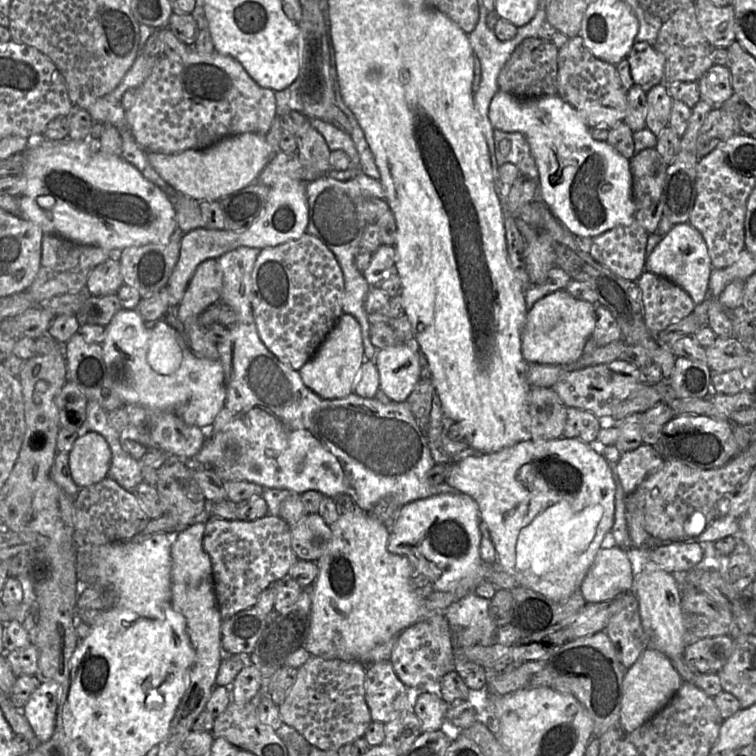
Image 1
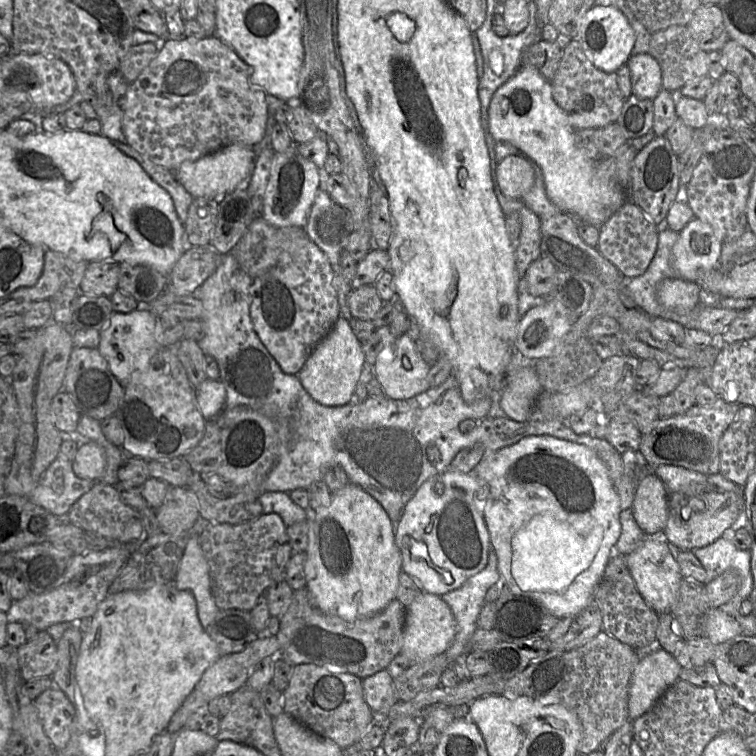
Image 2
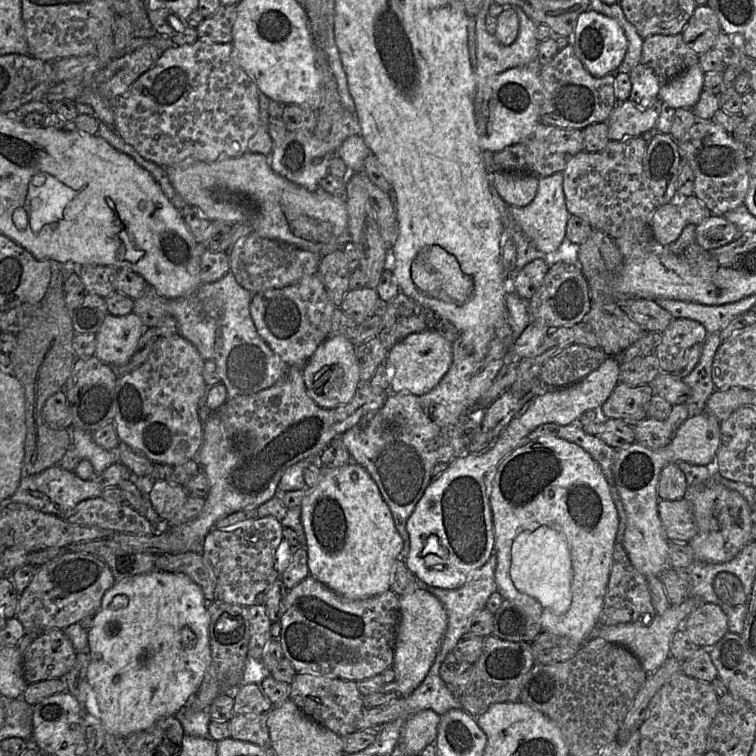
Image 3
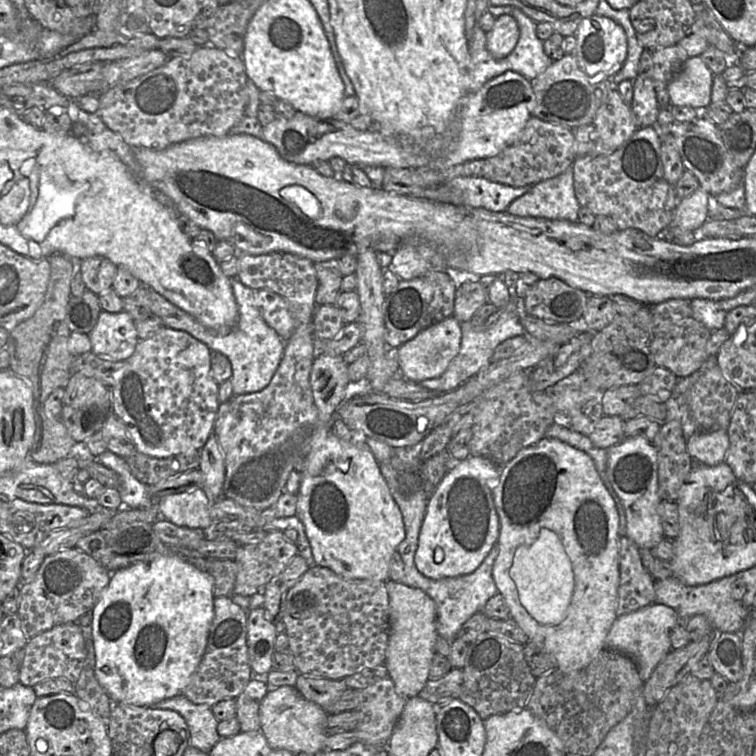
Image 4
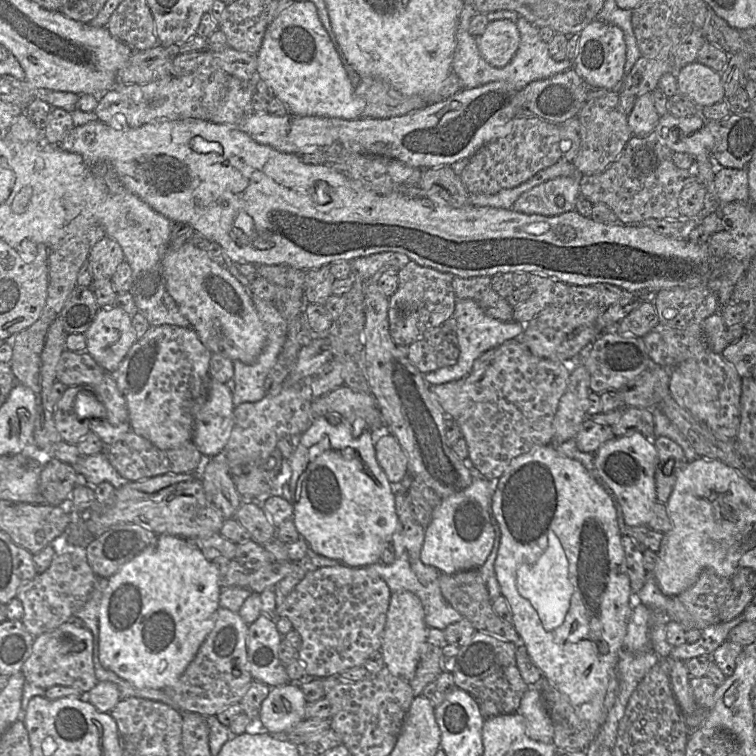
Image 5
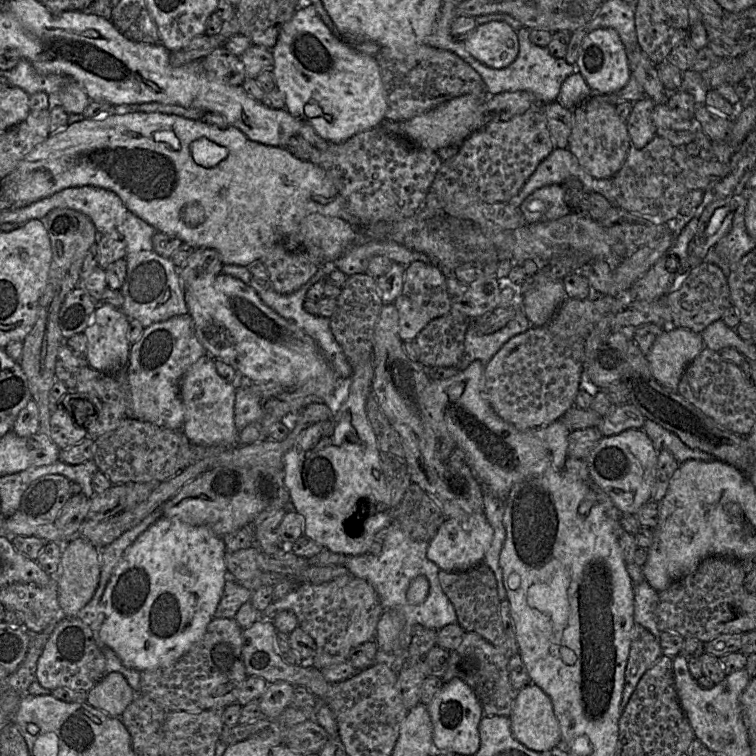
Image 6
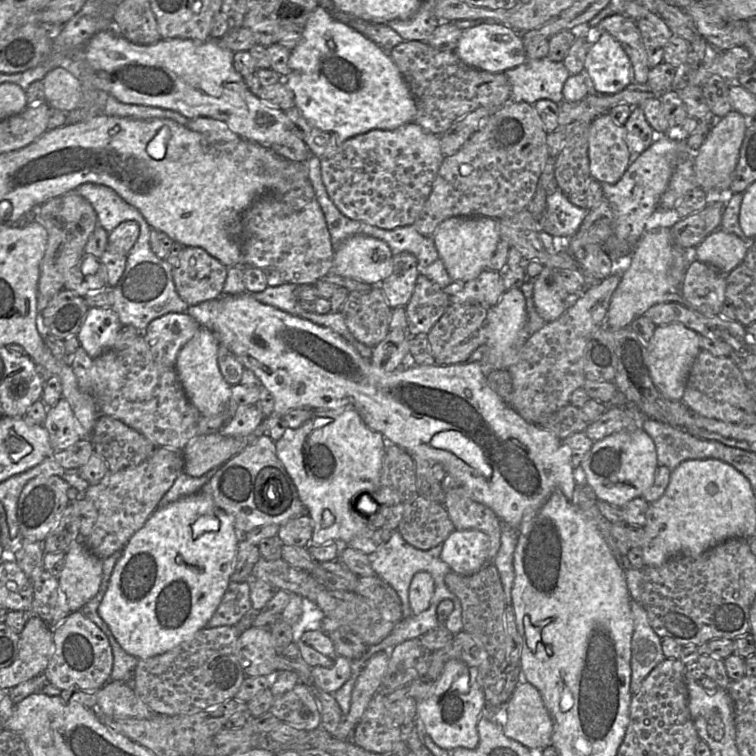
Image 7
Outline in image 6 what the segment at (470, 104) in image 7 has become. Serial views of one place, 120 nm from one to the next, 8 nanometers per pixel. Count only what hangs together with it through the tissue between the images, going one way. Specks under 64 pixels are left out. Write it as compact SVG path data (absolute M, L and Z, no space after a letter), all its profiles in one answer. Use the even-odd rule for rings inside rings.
M428 45L418 46L412 52L381 48L375 58L386 92L386 121L401 122L412 119L463 95L487 97L487 88L481 76L453 52Z

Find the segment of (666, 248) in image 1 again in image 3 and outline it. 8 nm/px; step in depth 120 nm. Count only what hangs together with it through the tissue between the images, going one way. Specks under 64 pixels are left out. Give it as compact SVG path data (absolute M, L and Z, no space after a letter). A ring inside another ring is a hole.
M712 215L695 229L695 242L704 249L724 246L740 236L737 226L725 216Z

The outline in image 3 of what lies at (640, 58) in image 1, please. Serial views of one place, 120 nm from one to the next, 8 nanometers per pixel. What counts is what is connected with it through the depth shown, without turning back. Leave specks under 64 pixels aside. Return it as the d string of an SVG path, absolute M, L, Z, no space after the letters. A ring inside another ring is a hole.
M641 62L630 73L632 89L630 100L641 109L647 109L659 96L661 84L654 71Z

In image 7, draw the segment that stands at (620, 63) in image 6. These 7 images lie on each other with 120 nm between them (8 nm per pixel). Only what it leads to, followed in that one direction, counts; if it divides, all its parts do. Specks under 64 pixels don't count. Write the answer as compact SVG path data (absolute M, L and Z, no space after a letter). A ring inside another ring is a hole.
M608 32L599 34L590 46L583 74L591 78L593 90L598 94L616 94L634 82L628 54Z

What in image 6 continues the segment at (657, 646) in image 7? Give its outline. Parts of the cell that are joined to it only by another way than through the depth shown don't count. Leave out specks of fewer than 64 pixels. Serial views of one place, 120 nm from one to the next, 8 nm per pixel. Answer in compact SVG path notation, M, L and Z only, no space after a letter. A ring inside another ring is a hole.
M635 623L631 630L631 643L625 668L621 710L629 702L641 677L662 655L659 639L643 626Z

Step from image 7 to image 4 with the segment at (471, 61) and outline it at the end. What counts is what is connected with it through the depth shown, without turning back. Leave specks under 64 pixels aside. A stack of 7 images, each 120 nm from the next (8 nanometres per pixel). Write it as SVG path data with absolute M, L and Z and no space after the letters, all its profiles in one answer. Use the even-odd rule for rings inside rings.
M508 14L501 15L486 33L487 49L494 58L504 58L513 51L518 38L519 28L515 19Z

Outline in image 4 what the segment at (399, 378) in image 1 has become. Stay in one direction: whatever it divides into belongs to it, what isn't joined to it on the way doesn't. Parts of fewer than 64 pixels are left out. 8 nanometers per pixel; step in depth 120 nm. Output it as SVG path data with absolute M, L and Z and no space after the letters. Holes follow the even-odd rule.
M453 315L427 327L398 348L401 376L416 383L439 377L459 352L460 343L460 323Z

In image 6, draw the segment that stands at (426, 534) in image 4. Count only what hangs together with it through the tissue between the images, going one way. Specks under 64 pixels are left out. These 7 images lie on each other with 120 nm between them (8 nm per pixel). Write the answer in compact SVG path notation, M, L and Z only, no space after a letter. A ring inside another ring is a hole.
M484 511L474 512L463 517L446 518L434 538L429 542L427 558L440 570L456 572L470 569L483 563L493 540L493 529Z

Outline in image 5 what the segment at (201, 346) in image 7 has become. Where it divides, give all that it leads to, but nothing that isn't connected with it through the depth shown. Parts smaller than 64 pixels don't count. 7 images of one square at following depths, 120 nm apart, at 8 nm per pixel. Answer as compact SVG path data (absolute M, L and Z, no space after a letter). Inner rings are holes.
M210 379L207 398L195 415L192 442L205 458L224 450L234 425L233 393L226 384Z

